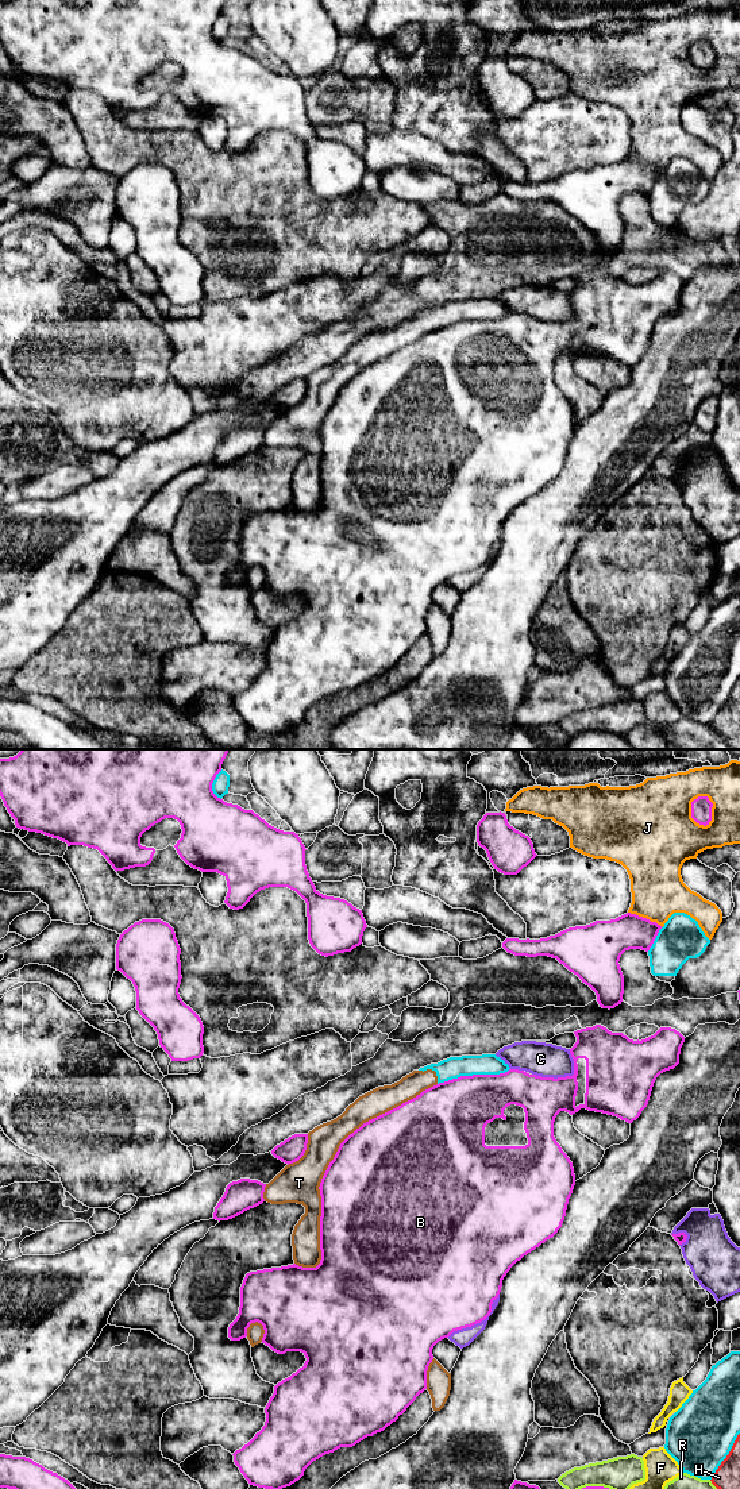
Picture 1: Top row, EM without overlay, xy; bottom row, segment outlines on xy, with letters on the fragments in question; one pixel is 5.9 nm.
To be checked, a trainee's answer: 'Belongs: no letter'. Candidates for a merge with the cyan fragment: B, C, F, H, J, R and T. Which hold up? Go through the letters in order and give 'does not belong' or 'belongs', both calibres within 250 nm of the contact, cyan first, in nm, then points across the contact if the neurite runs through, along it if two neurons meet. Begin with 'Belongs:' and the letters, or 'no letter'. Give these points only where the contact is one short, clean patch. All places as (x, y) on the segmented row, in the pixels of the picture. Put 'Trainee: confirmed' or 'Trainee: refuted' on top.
Trainee: refuted
Belongs: T
B: does not belong; calibres 130 and 380 nm
C: does not belong; calibres 130 and 200 nm
F: does not belong; calibres 400 and 190 nm
H: does not belong; calibres 400 and 150 nm
J: does not belong; calibres 260 and 320 nm
R: does not belong; calibres 400 and 100 nm
T: belongs; calibres 130 and 140 nm; way xy (451, 1068), (432, 1069), (411, 1086)

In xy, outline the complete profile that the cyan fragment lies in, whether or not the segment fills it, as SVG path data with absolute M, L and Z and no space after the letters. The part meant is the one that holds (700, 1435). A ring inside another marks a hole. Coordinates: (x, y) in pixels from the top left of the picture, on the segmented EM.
M731 1351L670 1417L664 1449L683 1473L712 1480L739 1434L740 1351Z

